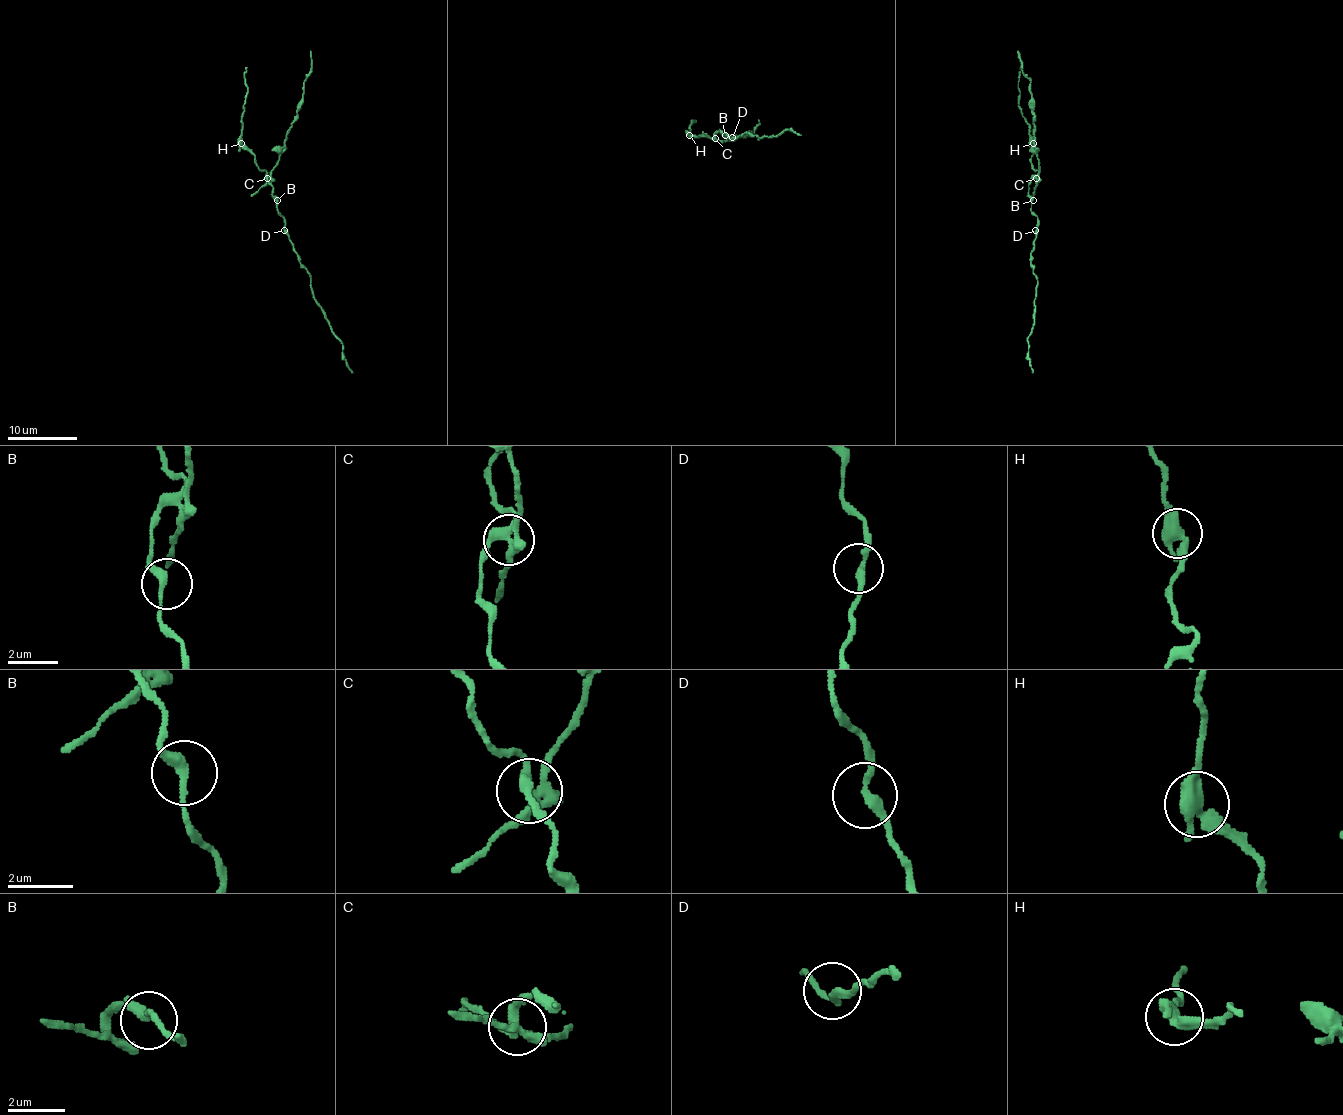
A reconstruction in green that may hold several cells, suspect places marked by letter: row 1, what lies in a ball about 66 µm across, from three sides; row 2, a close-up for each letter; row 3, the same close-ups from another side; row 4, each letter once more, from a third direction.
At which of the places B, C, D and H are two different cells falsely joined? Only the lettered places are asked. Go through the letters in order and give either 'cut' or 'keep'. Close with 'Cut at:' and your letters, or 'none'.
B: keep
C: cut
D: keep
H: cut
Cut at: C, H

